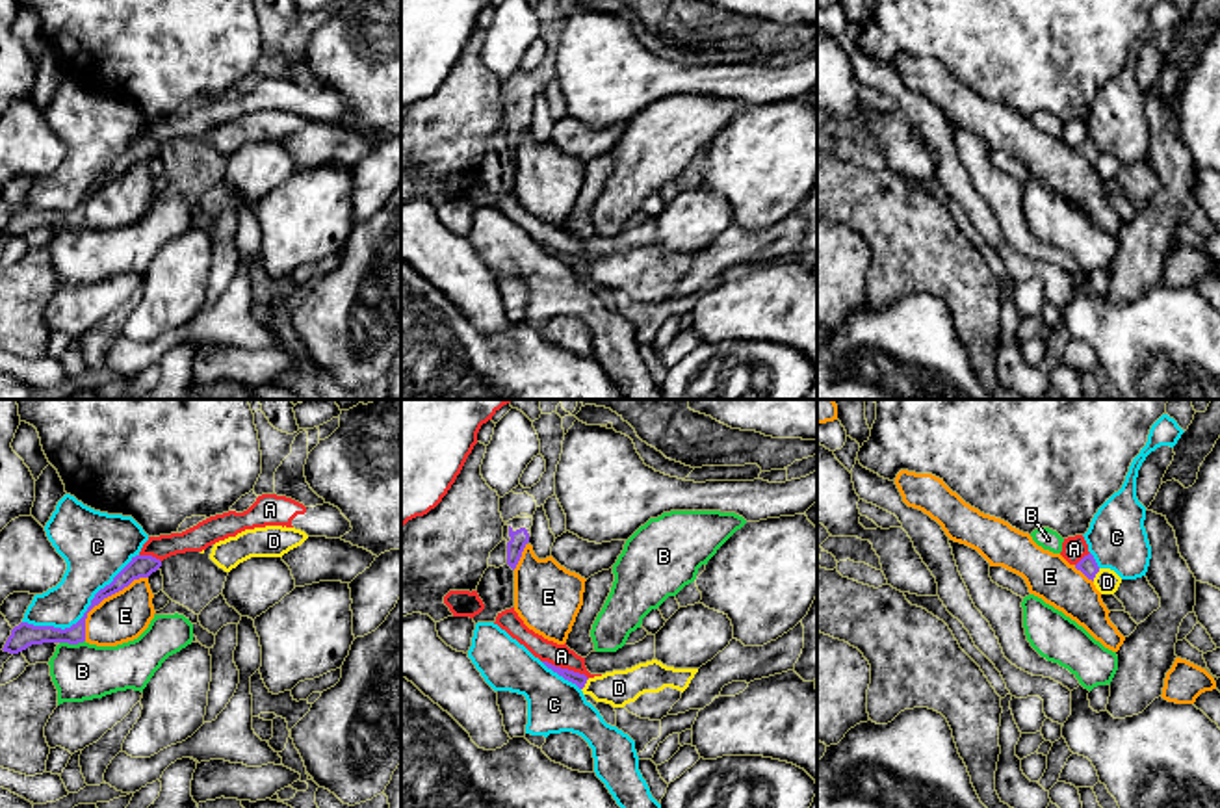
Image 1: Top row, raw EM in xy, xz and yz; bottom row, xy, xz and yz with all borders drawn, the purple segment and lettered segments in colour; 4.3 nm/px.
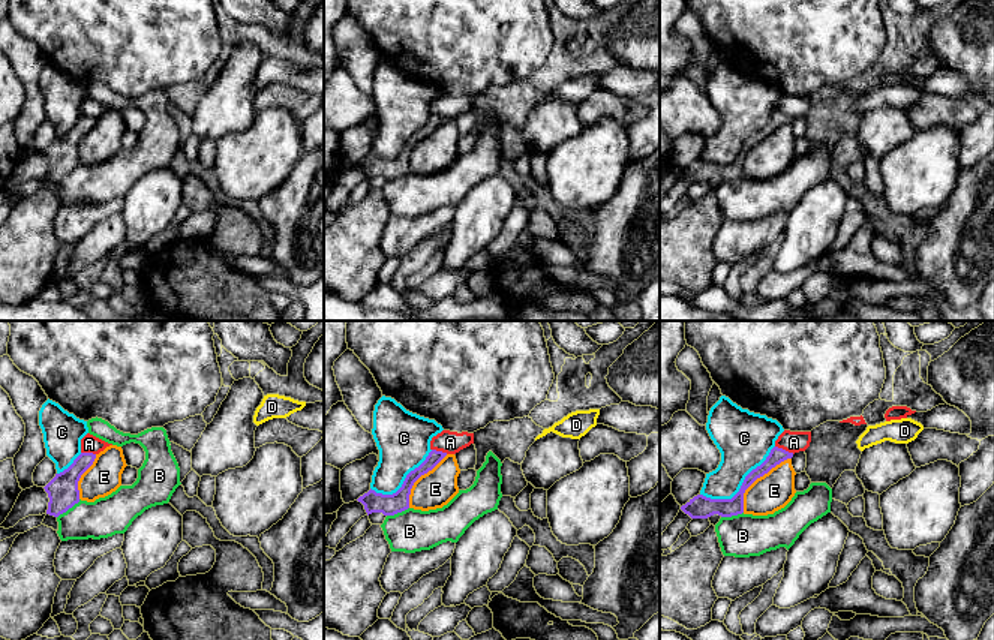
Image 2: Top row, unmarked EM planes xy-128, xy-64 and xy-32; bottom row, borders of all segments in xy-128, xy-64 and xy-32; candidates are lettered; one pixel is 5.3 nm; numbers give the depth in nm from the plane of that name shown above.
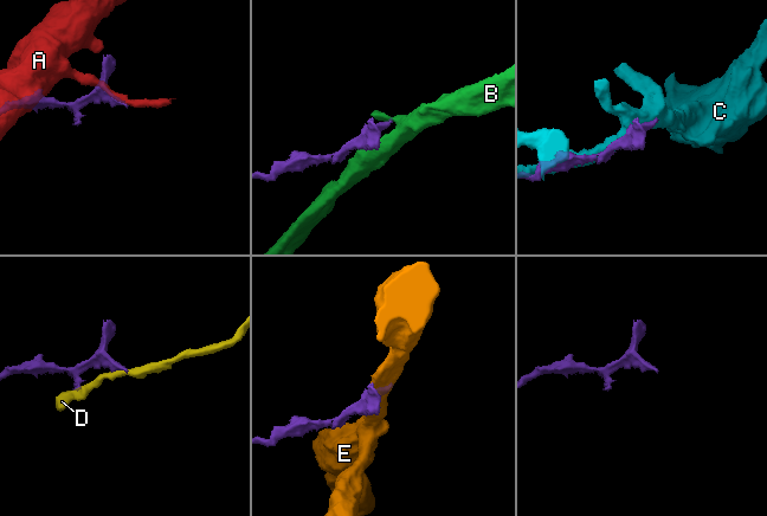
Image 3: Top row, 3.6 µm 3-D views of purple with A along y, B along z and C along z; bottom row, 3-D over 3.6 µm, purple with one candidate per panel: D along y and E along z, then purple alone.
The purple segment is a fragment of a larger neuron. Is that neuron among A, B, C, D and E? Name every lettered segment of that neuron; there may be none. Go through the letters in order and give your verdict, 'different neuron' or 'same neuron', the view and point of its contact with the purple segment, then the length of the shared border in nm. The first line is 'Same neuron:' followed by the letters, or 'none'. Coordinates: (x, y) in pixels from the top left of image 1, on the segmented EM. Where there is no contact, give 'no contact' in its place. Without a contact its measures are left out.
Same neuron: A
A: same neuron | xz (565, 669) | 220 nm
B: different neuron | xy (71, 643) | 110 nm
C: different neuron | xy (84, 613) | 600 nm
D: different neuron | yz (1096, 573) | 70 nm
E: different neuron | xy (104, 597) | 400 nm

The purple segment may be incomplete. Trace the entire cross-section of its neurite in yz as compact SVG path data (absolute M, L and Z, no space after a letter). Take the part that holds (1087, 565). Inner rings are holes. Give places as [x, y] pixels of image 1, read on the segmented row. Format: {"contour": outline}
{"contour": "M1083 535L1064 539L1060 555L1092 581L1099 572Z"}

